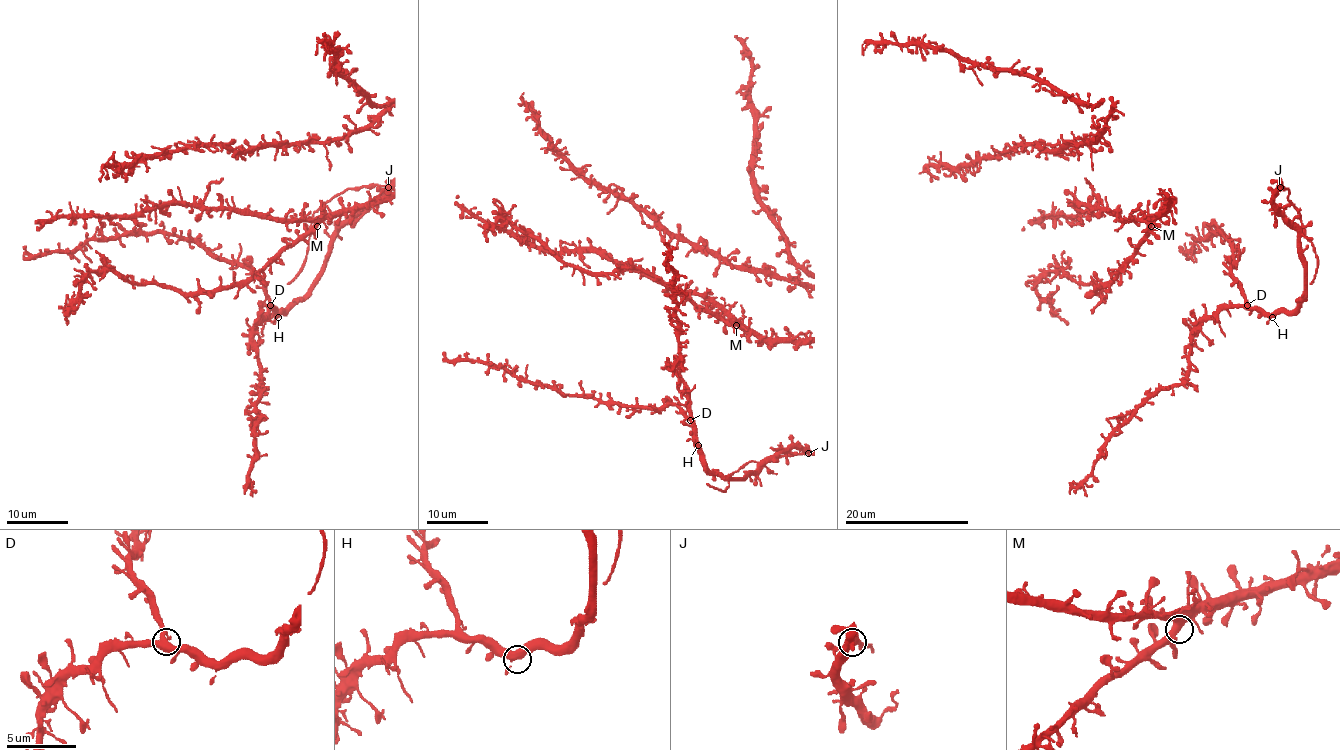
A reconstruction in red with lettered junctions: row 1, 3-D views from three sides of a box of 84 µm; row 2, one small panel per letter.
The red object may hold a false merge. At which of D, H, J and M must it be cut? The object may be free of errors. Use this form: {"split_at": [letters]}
{"split_at": []}

